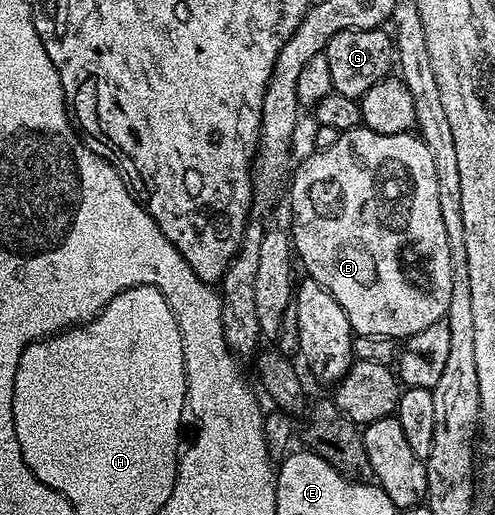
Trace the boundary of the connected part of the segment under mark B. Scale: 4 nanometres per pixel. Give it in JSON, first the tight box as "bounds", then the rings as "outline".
{"bounds":[290,124,450,340],"outline":[[[363,124],[355,130],[340,133],[334,144],[324,149],[317,149],[300,167],[295,167],[290,178],[290,194],[292,190],[292,226],[290,237],[295,257],[305,266],[307,277],[314,279],[346,312],[346,320],[350,320],[353,335],[386,336],[393,340],[403,340],[412,334],[422,332],[422,328],[430,328],[430,324],[441,321],[448,313],[450,304],[450,244],[446,244],[446,224],[442,224],[442,212],[438,208],[438,176],[434,176],[434,160],[430,160],[430,148],[415,133],[379,134],[367,130]]]}

